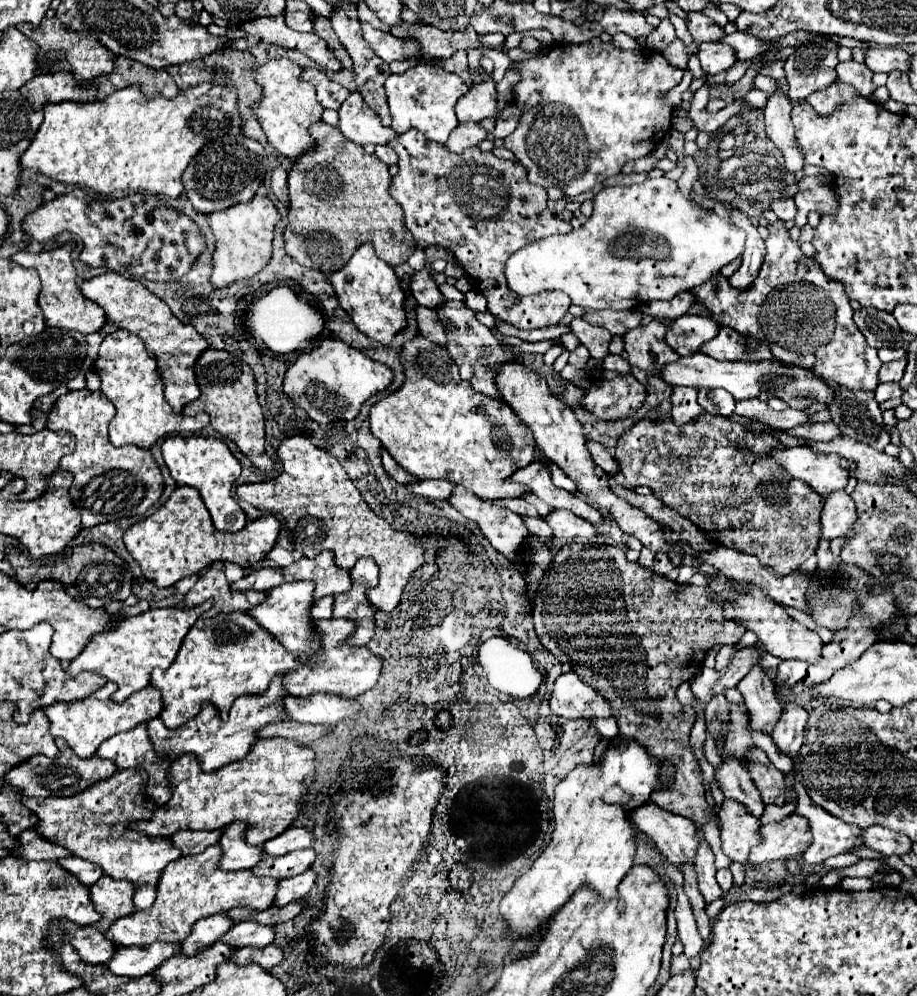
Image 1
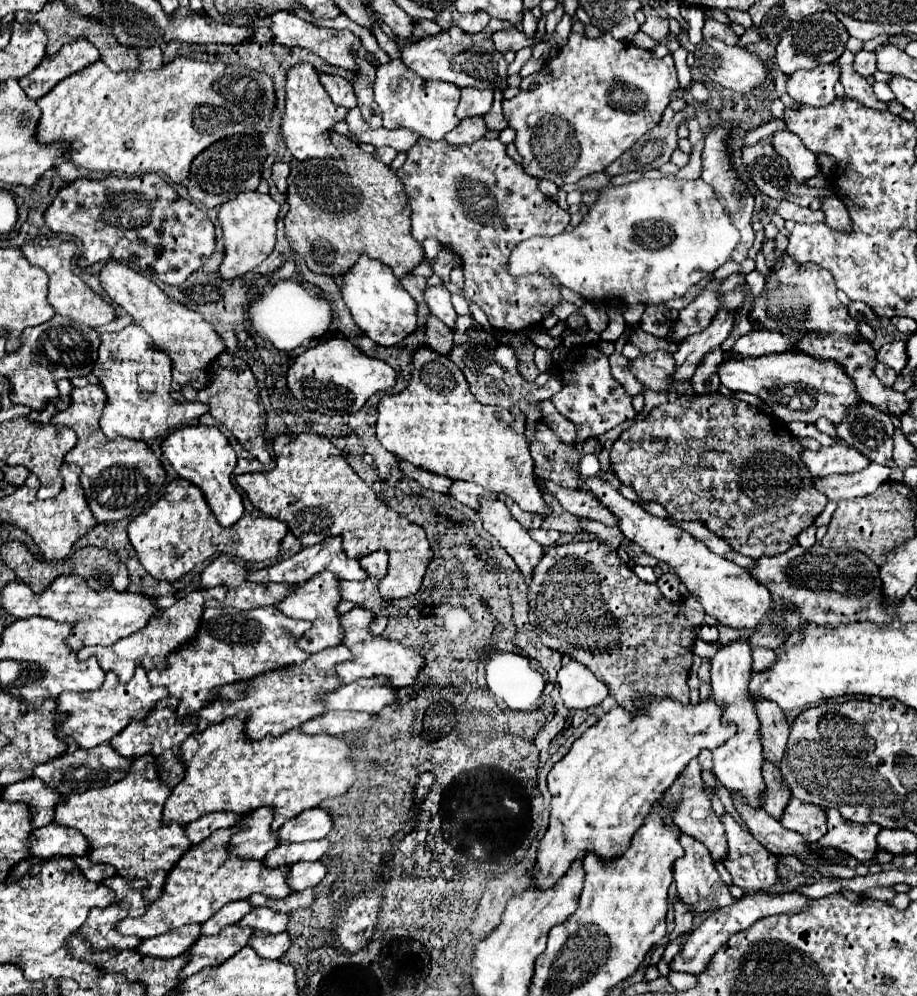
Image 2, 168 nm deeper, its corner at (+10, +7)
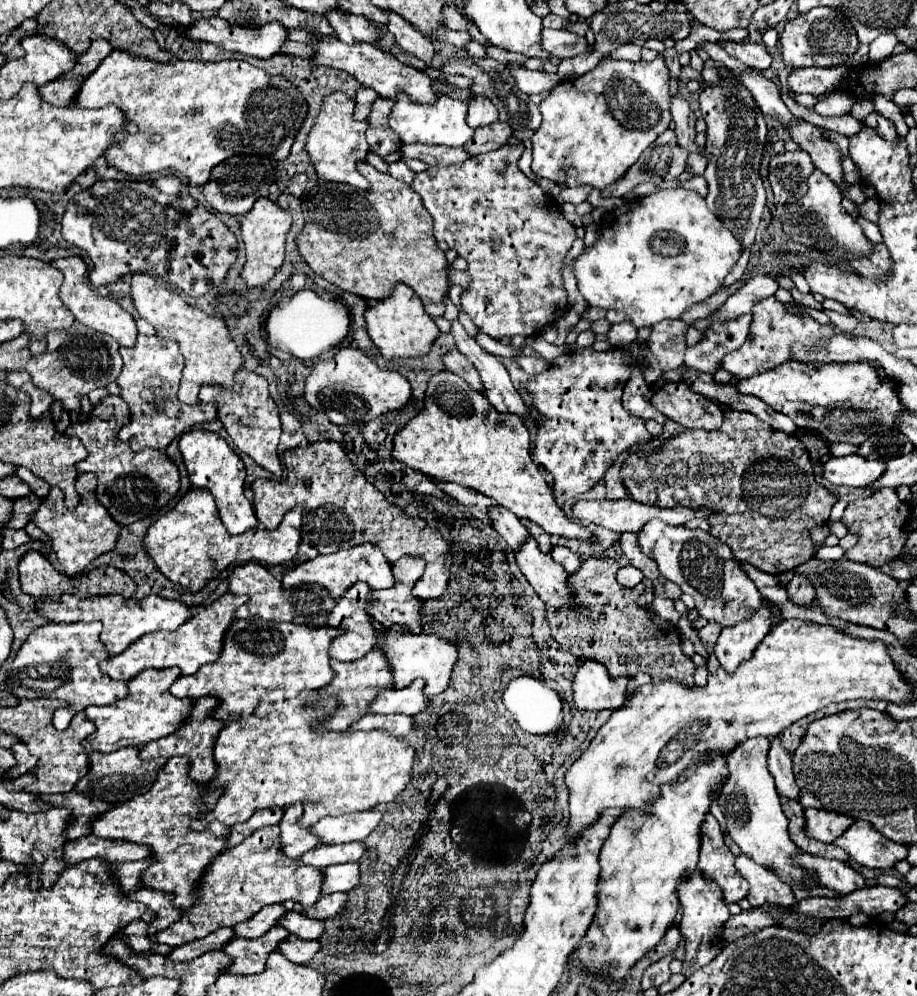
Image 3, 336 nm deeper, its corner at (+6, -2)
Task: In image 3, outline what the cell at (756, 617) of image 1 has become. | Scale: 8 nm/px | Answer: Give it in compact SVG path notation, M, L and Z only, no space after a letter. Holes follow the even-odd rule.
M650 521L638 531L638 545L644 555L656 561L660 573L668 581L694 597L696 609L704 619L714 621L720 627L732 627L734 623L750 619L762 607L764 599L752 579L738 567L732 551L710 533Z

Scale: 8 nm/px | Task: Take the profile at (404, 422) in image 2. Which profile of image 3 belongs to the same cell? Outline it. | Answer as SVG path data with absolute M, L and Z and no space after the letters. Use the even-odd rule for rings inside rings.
M446 369L430 377L422 411L414 419L410 419L402 429L396 431L394 445L392 445L392 457L432 477L434 481L454 481L462 487L470 487L494 499L502 507L514 511L514 515L518 515L520 519L522 517L530 519L532 523L540 525L550 535L590 541L590 531L568 521L568 517L556 505L552 489L548 487L542 473L538 471L538 465L530 457L530 435L528 435L524 421L514 413L506 413L506 415L496 413L494 407L486 403L486 395L474 391L464 379L460 379L458 375Z

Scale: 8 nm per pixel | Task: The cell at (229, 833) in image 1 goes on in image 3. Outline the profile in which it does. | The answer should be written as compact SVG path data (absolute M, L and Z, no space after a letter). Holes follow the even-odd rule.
M298 803L294 807L286 807L284 815L280 819L280 851L282 855L296 859L302 853L314 849L318 843L318 839L314 839L314 835L310 835L310 829L300 829L298 823L294 823L294 819L298 819L298 815L302 815L302 807L298 807Z

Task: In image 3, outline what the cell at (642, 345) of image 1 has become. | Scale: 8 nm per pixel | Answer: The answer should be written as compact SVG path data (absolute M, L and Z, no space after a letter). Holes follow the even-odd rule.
M684 381L664 383L654 391L652 405L688 429L718 429L722 423L720 405L694 393Z

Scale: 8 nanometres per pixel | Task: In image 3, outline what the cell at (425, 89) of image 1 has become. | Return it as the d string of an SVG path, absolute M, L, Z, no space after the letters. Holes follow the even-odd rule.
M398 91L394 107L390 111L390 127L396 131L402 143L430 143L444 147L460 147L472 139L474 129L466 125L466 103L452 99L450 95L438 95L434 103L414 103L404 91Z

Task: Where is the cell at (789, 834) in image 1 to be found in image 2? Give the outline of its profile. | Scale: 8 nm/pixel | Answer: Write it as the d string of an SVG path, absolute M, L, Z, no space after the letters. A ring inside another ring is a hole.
M792 798L790 804L786 806L782 822L784 822L784 828L802 834L808 840L808 844L816 844L818 838L822 838L822 834L826 834L824 808L798 802L796 798Z

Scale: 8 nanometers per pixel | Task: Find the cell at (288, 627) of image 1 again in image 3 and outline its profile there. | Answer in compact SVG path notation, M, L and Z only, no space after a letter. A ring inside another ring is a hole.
M362 581L354 583L340 599L336 599L334 609L326 615L326 625L342 631L338 637L334 637L334 641L330 645L330 657L334 657L338 661L356 661L362 655L366 655L370 649L374 649L374 645L376 645L374 627L370 625L370 615L366 611L368 591L370 591L370 587L366 583L362 583Z

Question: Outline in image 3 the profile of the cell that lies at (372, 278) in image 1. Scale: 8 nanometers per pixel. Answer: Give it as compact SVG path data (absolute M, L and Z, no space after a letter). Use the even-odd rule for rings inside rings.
M396 283L392 295L376 301L374 305L368 305L364 319L366 319L368 335L374 341L374 345L380 349L384 359L426 355L426 351L430 351L430 343L434 343L434 339L438 337L436 323L424 311L422 301L404 283Z

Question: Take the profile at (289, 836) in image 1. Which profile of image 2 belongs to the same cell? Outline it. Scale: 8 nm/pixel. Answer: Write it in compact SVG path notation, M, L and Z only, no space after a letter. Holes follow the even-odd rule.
M314 808L302 812L298 818L292 818L292 822L286 822L278 836L282 842L306 842L306 840L320 840L326 838L332 830L334 822L328 810Z

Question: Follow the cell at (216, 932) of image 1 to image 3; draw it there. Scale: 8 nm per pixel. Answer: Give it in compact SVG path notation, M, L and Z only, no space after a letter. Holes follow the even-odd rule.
M266 905L262 907L262 911L258 911L256 915L252 915L250 919L236 923L234 925L234 937L258 937L264 935L270 927L276 925L278 917L284 915L286 909L282 905Z

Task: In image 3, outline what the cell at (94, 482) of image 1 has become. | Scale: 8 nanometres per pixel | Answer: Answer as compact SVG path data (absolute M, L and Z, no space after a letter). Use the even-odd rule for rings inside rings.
M108 395L92 409L88 421L72 423L66 429L66 435L76 435L90 453L84 461L76 463L76 469L90 471L98 477L96 499L106 507L106 511L118 525L130 525L158 513L180 489L180 473L176 465L166 457L166 453L132 453L126 443L118 441L116 433L124 423L128 423L126 403L118 395Z

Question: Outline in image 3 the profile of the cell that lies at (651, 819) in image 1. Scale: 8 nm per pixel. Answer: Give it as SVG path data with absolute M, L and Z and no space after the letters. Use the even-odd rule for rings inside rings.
M700 871L682 875L682 879L678 883L678 897L680 897L680 905L684 909L684 917L678 927L686 941L686 959L684 959L682 975L690 977L694 971L698 971L706 963L710 963L718 955L718 951L722 951L716 945L718 927L722 927L722 923L726 923L730 913L728 913L728 905L724 901L724 895L722 895L722 889L718 887L718 883L714 883L714 879L706 877Z

